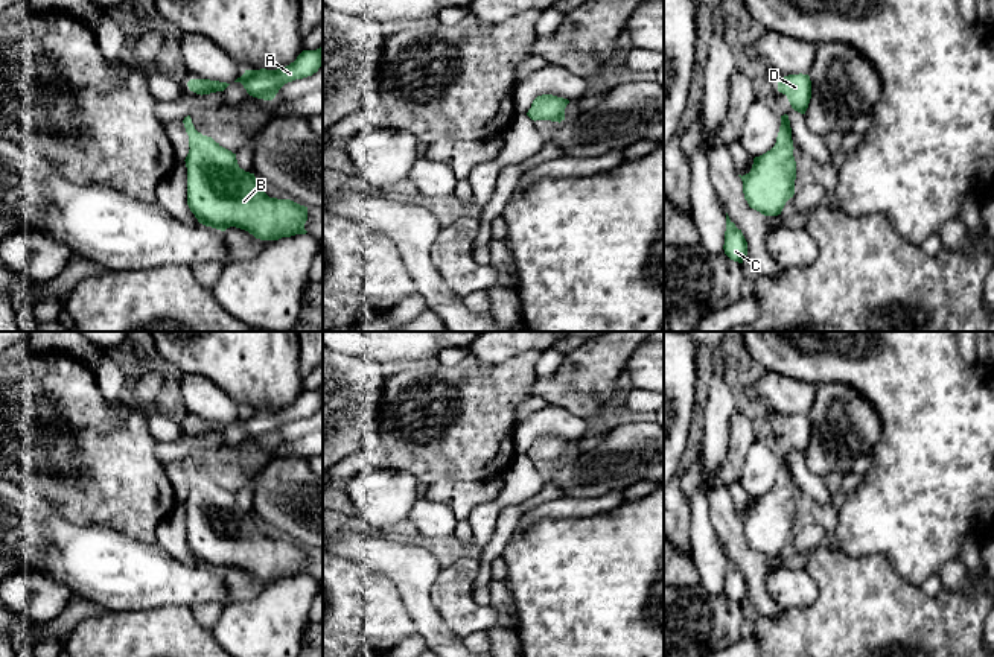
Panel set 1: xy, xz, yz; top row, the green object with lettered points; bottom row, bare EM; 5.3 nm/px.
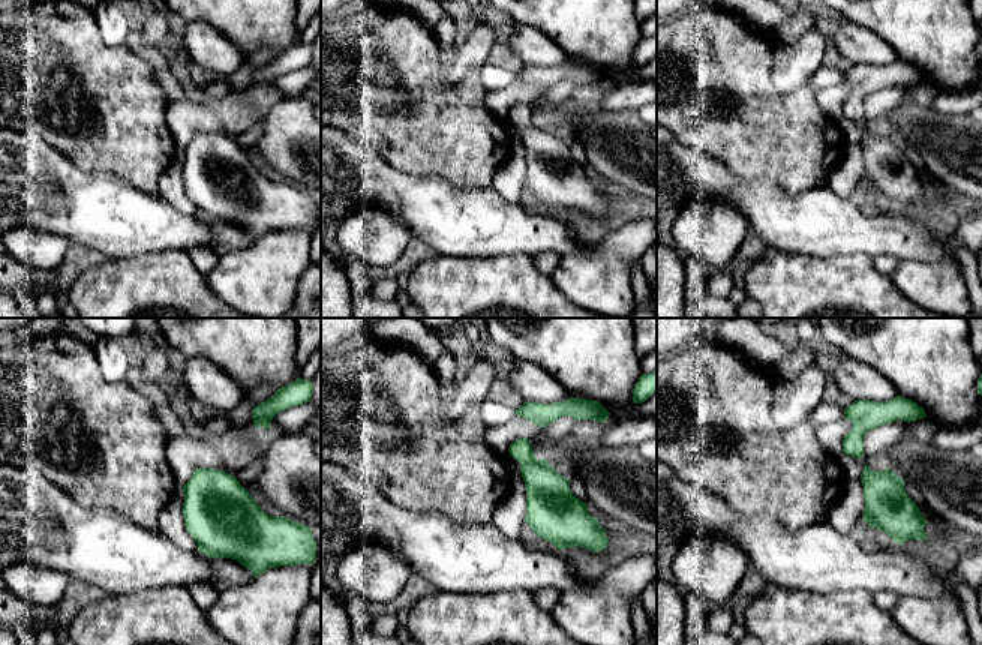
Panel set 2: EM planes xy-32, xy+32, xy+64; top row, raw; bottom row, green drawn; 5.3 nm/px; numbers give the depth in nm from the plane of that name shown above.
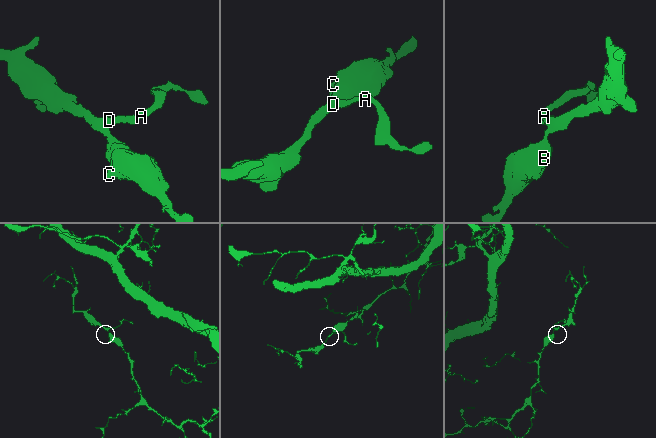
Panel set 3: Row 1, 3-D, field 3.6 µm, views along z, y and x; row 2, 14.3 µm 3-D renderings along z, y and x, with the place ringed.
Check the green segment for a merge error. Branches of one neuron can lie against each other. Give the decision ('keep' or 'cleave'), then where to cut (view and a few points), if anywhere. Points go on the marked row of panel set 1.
keep | no cut

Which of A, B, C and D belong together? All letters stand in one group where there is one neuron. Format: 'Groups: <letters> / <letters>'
Groups: A B C D

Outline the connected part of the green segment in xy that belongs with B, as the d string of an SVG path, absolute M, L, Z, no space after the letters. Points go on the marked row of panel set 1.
M190 116L183 120L189 135L187 205L199 224L225 231L236 227L260 240L306 234L307 207L269 198L256 186L254 173L239 167L236 154L198 132Z

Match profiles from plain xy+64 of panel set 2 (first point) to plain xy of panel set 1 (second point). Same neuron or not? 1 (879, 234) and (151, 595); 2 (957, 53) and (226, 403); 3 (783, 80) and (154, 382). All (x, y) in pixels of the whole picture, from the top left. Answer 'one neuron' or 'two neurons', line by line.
1: one neuron
2: two neurons
3: one neuron

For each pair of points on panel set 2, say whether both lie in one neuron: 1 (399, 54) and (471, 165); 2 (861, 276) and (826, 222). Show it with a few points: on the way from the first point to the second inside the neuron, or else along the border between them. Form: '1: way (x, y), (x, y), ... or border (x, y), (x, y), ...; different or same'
1: way (407, 81), (423, 98), (425, 111), (452, 138); same
2: border (811, 254), (867, 254), (871, 258); different

